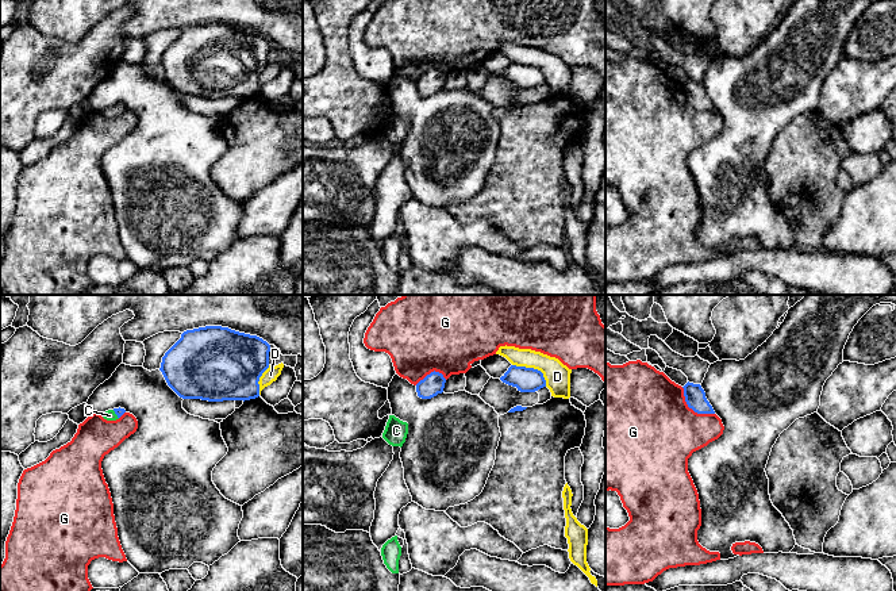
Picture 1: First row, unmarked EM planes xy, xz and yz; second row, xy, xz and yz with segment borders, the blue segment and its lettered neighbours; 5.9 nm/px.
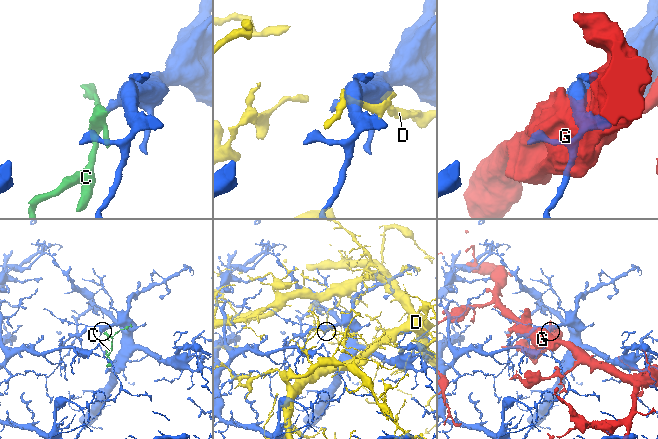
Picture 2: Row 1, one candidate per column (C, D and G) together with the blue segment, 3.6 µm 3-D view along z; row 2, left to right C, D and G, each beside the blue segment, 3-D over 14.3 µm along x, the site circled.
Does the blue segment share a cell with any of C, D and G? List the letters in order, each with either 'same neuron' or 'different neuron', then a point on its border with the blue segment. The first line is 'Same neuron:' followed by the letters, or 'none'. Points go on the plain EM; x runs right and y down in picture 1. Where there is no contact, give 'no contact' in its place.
Same neuron: C
C: same neuron; contact xy (115, 110)
D: different neuron; contact xz (533, 65)
G: different neuron; contact yz (692, 106)

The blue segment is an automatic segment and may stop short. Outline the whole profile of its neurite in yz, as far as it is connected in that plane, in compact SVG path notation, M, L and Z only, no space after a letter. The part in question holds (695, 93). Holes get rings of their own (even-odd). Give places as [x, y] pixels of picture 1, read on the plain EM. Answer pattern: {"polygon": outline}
{"polygon": "M688 78L682 85L685 99L689 105L692 105L697 111L715 111L700 81L693 81Z"}

